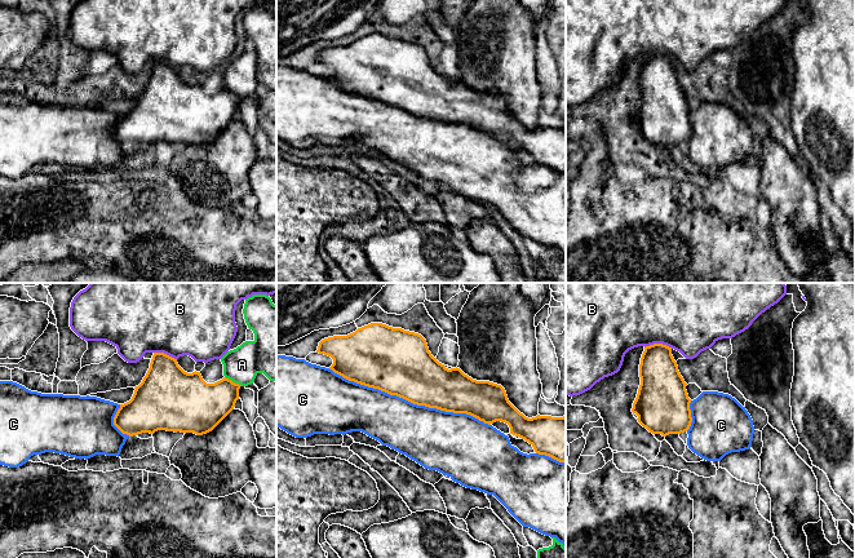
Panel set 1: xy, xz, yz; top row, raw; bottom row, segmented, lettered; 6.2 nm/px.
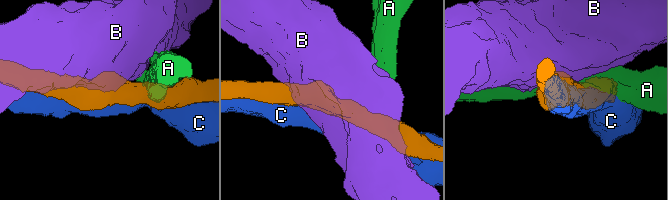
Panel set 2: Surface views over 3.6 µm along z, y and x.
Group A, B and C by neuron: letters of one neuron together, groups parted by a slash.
A / B / C

